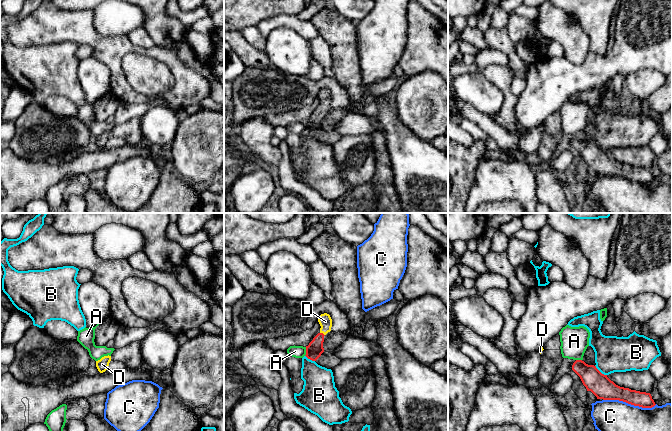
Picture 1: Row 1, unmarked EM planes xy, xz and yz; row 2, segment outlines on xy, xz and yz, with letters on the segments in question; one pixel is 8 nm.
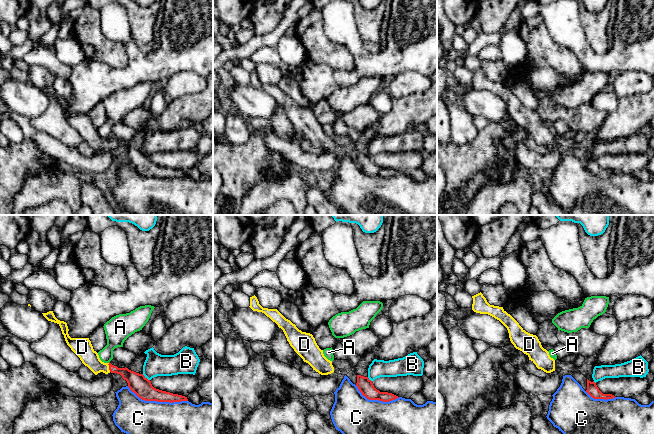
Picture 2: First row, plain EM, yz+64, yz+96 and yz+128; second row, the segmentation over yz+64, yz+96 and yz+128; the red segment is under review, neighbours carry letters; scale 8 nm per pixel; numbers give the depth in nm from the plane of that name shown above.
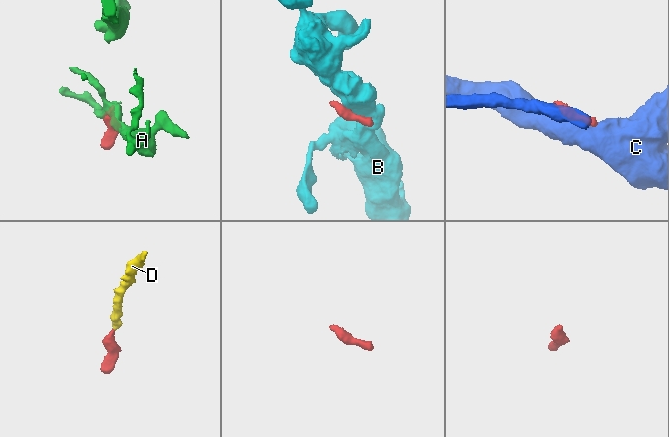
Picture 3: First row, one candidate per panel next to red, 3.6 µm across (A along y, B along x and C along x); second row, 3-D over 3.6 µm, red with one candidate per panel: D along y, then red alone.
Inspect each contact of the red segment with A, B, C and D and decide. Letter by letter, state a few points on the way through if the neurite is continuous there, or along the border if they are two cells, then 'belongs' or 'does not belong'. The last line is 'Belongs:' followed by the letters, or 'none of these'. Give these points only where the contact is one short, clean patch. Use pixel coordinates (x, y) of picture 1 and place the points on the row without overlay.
A: border along xz (306, 123), (304, 131); does not belong
B: border along yz (595, 141), (606, 151); does not belong
C: does not belong
D: runs through xz (315, 124), (322, 109), (325, 104), (325, 97); belongs
Belongs: D

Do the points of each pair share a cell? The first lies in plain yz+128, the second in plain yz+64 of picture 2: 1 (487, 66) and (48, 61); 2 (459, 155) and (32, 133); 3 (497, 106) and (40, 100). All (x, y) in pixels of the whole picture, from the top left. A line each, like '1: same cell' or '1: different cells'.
1: different cells
2: different cells
3: same cell

